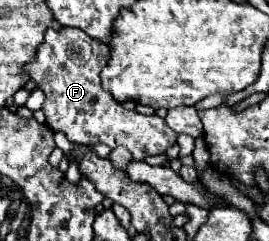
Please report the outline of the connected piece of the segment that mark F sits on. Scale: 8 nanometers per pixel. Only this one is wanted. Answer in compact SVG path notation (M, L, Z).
M61 28L45 34L45 42L39 46L37 58L27 66L25 74L45 92L43 112L47 124L55 132L63 132L73 144L107 144L109 148L125 146L135 160L165 154L165 150L177 142L177 134L163 122L163 118L141 116L135 110L127 110L107 90L103 90L99 74L107 66L109 56L109 46L87 38L83 30Z

